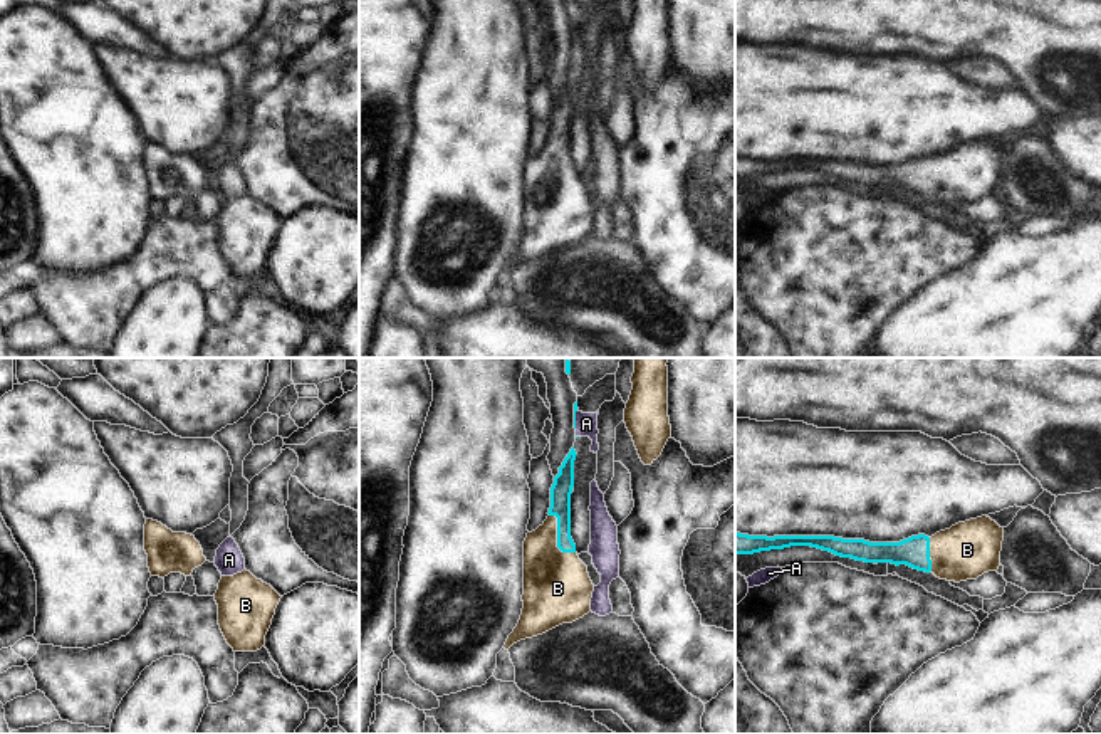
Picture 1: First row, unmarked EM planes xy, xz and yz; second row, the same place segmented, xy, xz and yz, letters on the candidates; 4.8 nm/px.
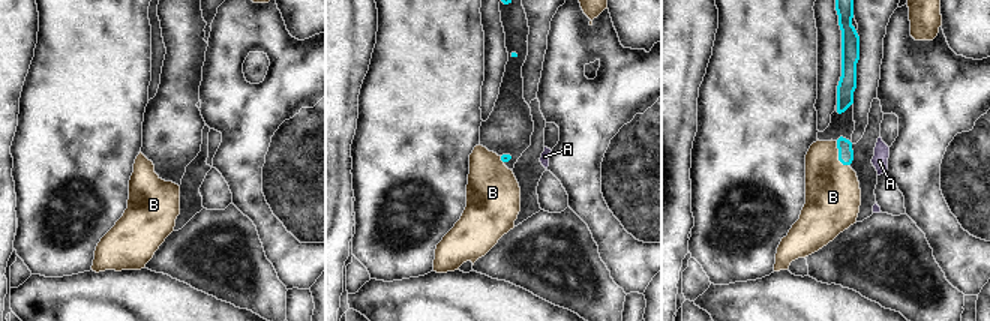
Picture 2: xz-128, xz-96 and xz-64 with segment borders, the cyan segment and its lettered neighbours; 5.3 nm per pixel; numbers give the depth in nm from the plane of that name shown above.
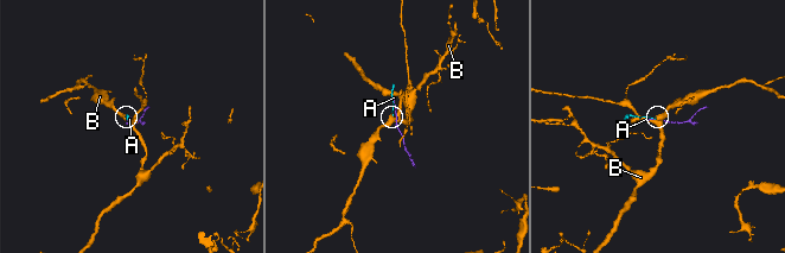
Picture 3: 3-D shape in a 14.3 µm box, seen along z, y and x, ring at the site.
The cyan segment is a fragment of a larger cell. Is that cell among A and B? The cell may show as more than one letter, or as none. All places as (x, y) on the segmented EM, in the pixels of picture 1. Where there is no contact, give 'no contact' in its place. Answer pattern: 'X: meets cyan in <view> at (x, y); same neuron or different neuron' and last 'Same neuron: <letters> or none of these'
A: meets cyan in xz at (574, 419); different neuron
B: meets cyan in xz at (558, 538); same neuron
Same neuron: B

